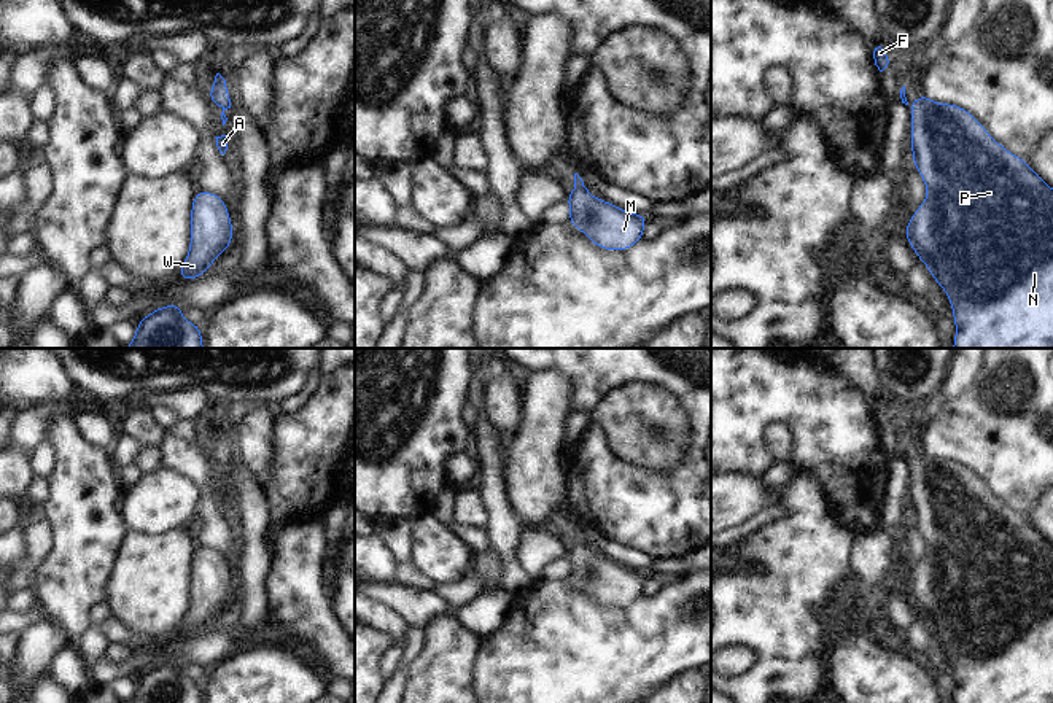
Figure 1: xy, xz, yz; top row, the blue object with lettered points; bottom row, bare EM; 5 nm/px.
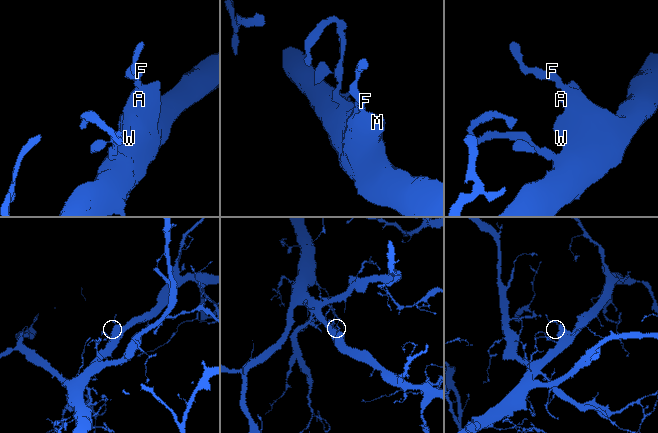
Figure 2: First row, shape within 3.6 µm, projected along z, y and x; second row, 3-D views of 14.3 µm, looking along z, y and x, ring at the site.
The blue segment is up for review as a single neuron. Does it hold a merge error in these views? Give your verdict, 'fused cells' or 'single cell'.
single cell

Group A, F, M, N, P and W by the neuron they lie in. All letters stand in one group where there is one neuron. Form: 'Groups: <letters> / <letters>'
Groups: A F M N P W

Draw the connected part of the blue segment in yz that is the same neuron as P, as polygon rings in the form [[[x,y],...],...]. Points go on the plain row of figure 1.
[[[905,442],[900,445],[900,455],[911,466],[913,520],[927,546],[924,560],[918,561],[903,588],[915,611],[927,622],[932,635],[943,644],[951,658],[953,676],[956,678],[953,703],[1053,703],[1053,546],[1023,514],[1012,511],[997,499],[966,464],[951,460],[935,460],[923,449],[910,461],[905,453]]]

